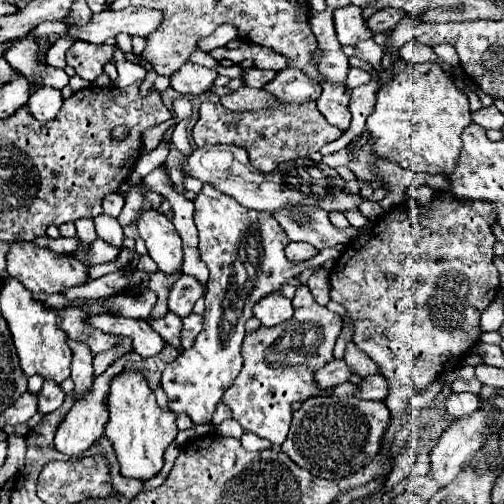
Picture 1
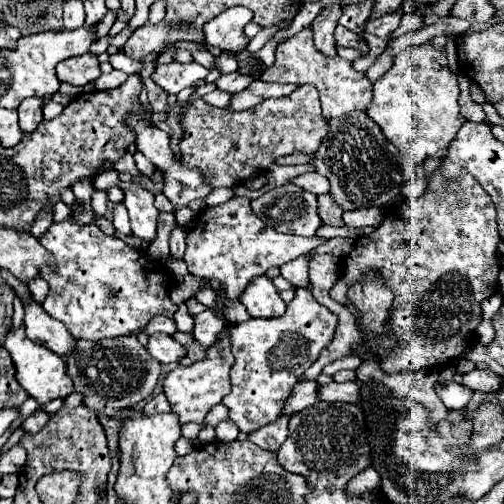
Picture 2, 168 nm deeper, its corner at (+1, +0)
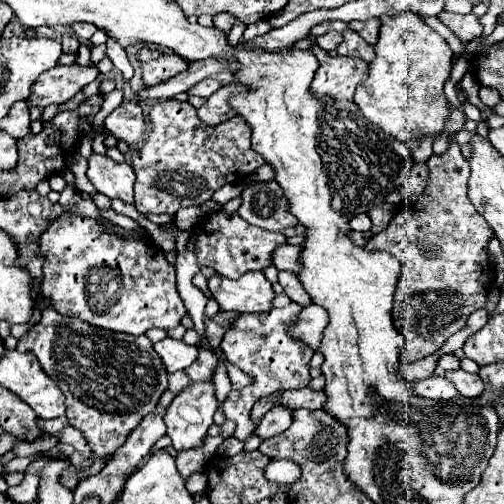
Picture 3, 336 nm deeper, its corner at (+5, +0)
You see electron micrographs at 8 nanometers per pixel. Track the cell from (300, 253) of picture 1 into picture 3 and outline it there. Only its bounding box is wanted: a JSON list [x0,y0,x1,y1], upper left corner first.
[279,271,311,307]

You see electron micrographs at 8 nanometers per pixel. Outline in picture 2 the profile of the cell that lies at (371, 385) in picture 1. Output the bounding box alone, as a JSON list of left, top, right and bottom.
[317,381,359,403]

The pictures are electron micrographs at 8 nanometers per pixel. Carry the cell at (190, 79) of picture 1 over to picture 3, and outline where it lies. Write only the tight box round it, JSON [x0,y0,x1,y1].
[141,55,189,87]

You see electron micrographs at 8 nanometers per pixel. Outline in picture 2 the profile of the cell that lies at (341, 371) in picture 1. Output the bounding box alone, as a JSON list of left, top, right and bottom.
[281,381,319,417]

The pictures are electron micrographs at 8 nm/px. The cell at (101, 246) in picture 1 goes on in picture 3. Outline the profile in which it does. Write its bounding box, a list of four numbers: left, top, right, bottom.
[39,211,187,335]

